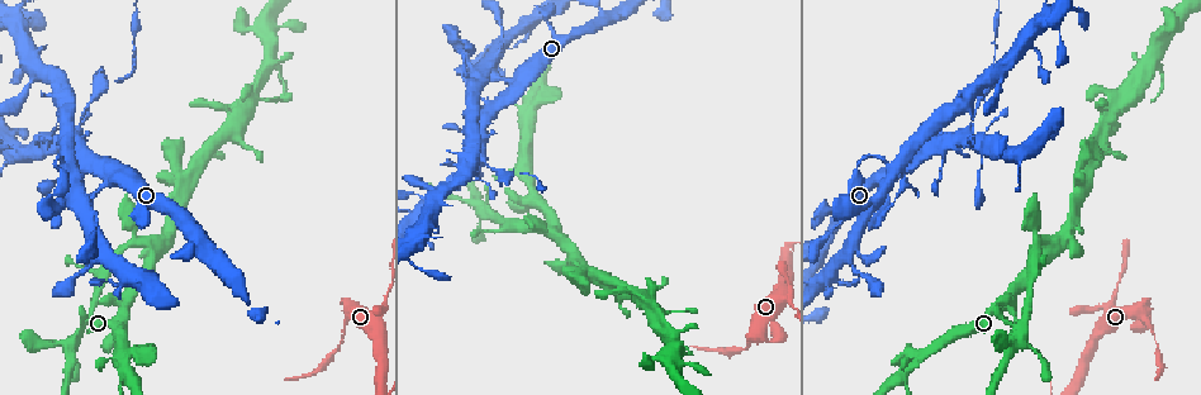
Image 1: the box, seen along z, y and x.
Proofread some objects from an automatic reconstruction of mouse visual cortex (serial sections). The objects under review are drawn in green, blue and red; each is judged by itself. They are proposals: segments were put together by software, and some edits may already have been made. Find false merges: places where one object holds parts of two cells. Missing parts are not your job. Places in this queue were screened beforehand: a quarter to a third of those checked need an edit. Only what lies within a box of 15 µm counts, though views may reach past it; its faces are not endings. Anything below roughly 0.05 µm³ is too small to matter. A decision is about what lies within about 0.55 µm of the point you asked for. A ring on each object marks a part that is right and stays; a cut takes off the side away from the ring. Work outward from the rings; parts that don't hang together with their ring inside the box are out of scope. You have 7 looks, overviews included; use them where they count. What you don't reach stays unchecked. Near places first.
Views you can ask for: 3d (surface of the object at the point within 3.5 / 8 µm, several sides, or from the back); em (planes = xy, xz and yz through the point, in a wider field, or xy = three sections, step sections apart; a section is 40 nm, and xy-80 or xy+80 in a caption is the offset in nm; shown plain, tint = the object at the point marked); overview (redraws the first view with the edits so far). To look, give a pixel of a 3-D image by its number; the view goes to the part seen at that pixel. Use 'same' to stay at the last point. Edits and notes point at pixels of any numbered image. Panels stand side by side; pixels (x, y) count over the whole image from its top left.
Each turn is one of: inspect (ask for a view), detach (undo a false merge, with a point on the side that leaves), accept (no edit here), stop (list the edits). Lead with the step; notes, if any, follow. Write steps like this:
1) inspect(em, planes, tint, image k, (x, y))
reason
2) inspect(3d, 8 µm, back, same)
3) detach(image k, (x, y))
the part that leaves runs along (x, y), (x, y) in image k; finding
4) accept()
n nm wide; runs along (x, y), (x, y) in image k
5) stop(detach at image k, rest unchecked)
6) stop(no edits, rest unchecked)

inspect(3d, 3.5 µm, image 1, (902, 171))
sharp bend

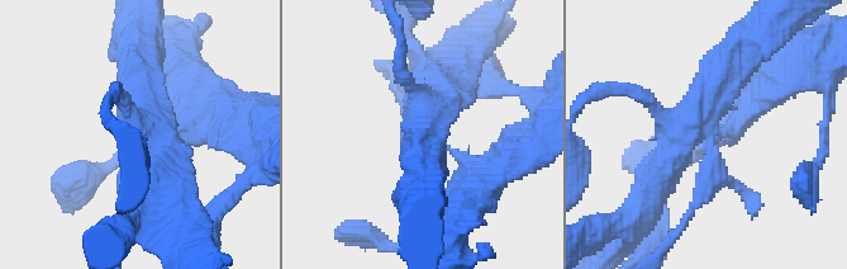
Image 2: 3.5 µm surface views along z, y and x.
inspect(em, planes, tint, image 2, (149, 139))
now the EM

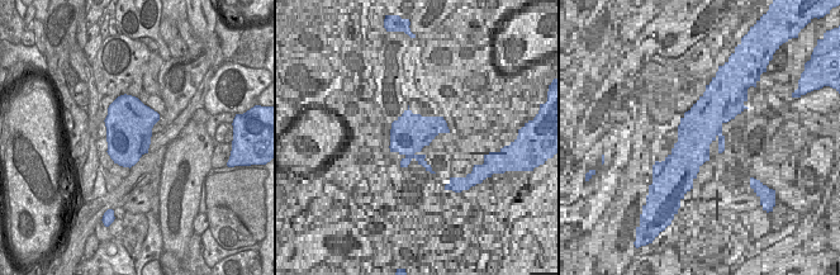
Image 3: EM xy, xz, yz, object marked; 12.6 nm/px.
accept()
runs along (220, 105), (139, 140), (123, 207) in image 2; continuous, no second cell

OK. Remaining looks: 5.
inspect(3d, 3.5 µm, back, image 1, (987, 94))
a fork

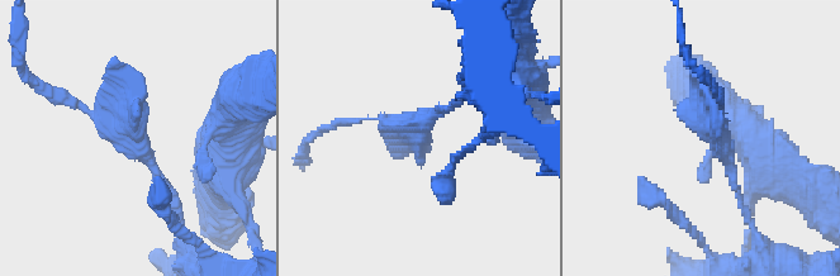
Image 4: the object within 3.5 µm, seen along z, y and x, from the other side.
inspect(em, xy, step 3, tint, image 4, (418, 127))
now the EM

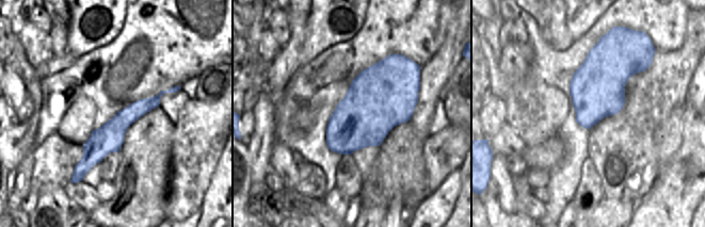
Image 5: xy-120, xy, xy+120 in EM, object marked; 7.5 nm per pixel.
inspect(em, planes, tint, same)
cut it another way

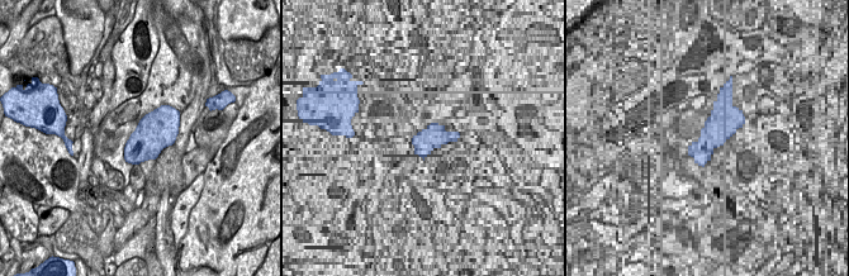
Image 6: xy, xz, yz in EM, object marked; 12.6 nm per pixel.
accept()
480 nm wide; runs along (179, 200), (128, 134), (61, 99) in image 4; all the same cell

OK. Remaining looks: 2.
inspect(3d, 3.5 µm, image 1, (134, 48))
narrows sharply

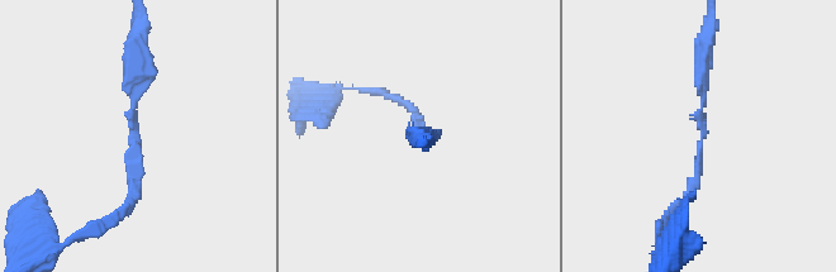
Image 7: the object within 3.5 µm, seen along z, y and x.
inspect(em, xy, step 5, tint, image 7, (132, 139))
arms of 100, 150 nm

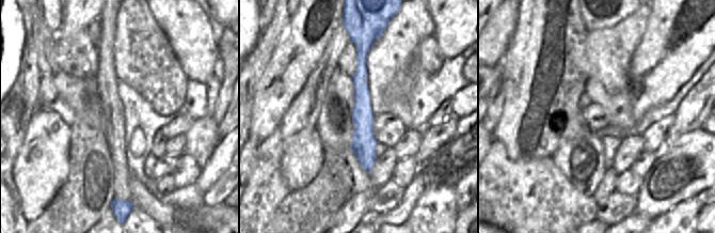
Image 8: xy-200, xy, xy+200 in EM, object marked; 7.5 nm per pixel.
accept()
runs along (367, 44), (361, 61), (366, 168) in image 8; continuous, no second cell

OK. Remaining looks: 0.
stop(no edits, rest unchecked)

